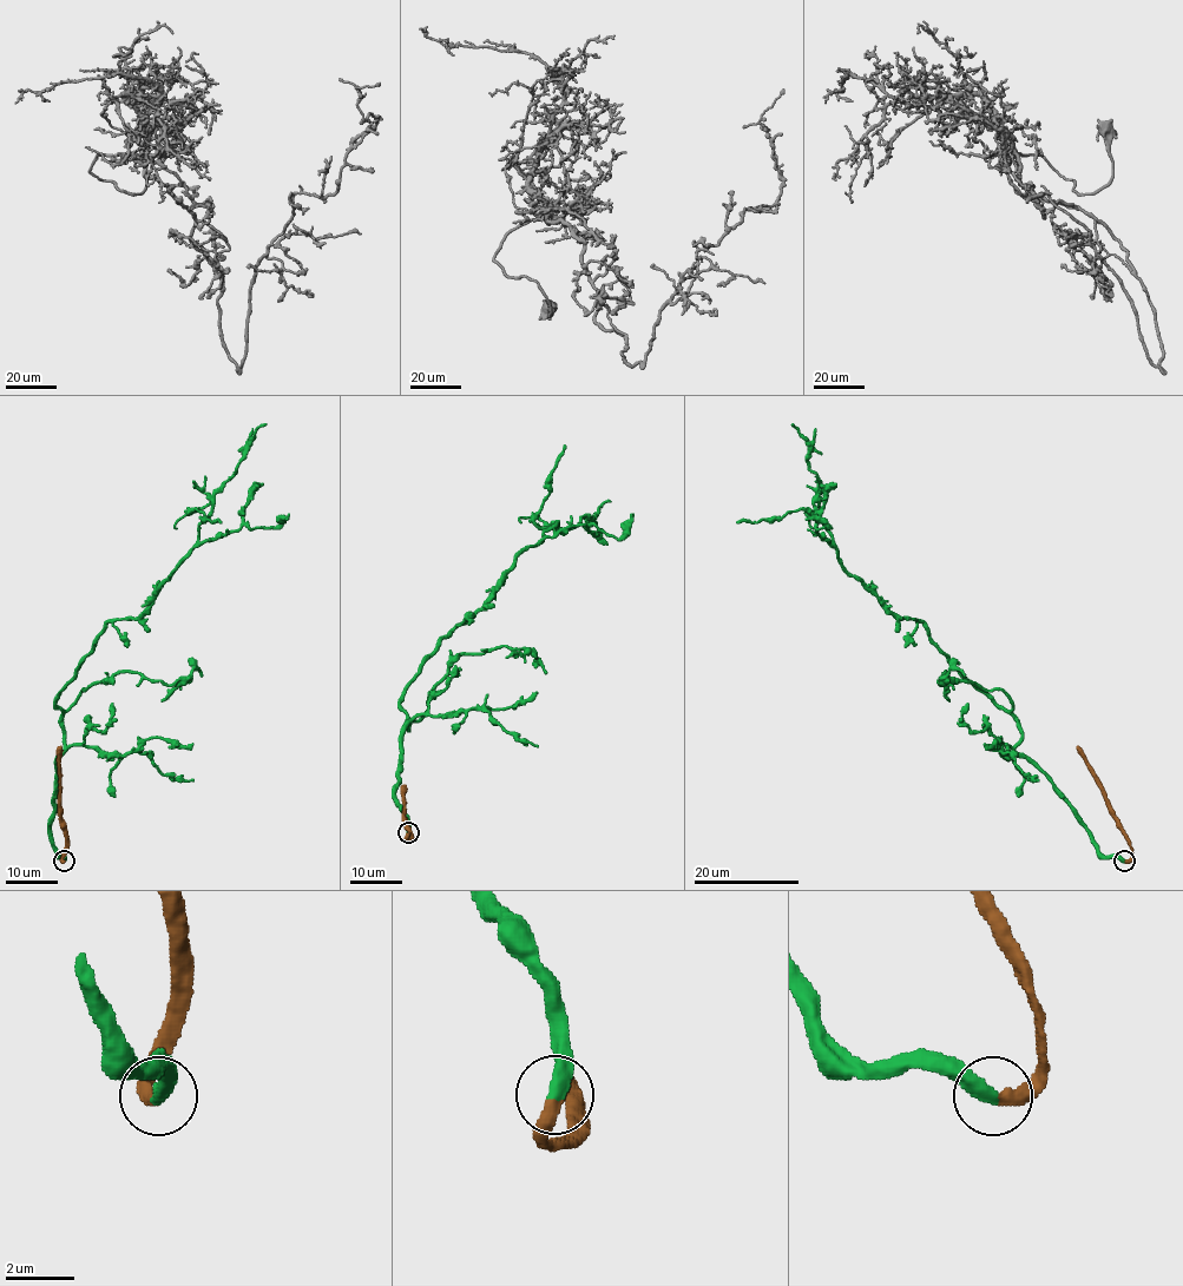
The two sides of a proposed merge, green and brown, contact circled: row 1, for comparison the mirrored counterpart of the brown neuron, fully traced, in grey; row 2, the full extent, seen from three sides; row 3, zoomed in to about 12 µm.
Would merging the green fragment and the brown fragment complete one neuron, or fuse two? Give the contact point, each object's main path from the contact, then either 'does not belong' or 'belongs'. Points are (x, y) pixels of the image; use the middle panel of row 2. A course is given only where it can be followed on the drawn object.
at (408, 832); green runs (407, 833), (394, 802), (409, 723), (400, 698), (558, 522), (538, 527), (534, 515), (564, 444); brown runs (407, 833), (405, 786); belongs

